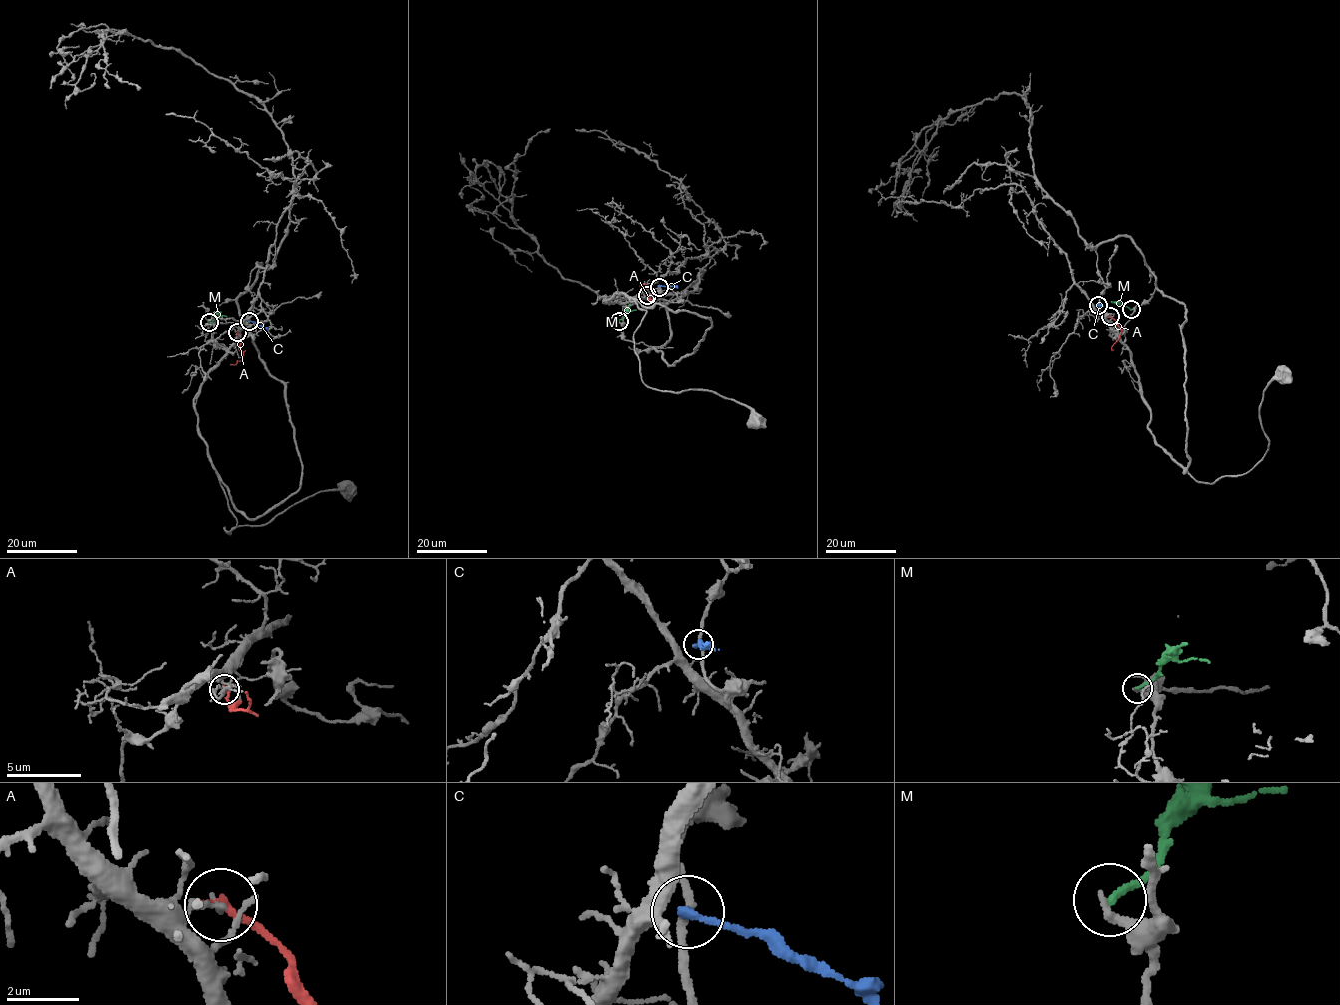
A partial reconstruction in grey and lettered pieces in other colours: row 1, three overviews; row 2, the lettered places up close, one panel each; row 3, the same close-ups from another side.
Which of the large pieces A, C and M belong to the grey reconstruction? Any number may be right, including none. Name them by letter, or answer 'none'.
none

